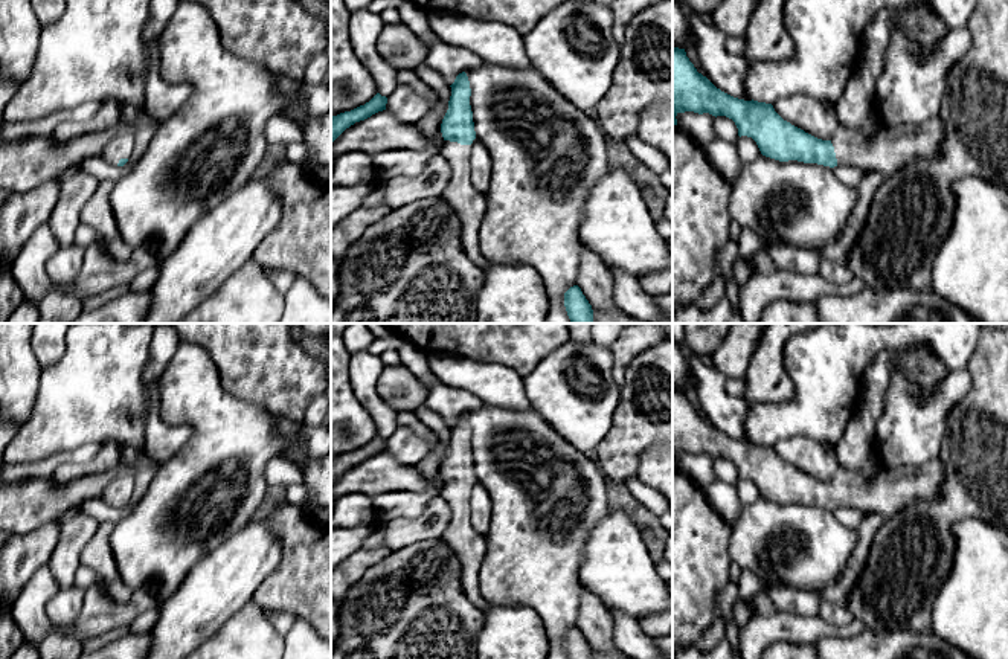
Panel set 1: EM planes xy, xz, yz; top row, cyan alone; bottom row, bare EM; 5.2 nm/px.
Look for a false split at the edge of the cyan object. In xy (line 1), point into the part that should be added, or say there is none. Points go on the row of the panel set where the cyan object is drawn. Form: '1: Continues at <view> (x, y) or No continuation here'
1: Continues at xy (122, 139)

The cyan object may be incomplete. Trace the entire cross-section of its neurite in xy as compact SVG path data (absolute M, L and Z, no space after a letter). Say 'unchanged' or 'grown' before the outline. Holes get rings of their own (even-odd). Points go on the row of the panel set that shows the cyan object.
grown; M119 128L113 133L110 143L114 143L114 149L108 149L107 146L101 153L101 157L110 163L124 166L130 159L130 151L133 148L133 134L124 128Z

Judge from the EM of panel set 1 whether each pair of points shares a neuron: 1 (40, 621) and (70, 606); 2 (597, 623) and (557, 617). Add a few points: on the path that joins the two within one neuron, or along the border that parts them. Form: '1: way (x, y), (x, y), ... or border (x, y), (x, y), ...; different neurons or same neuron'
1: border (55, 581), (46, 615), (72, 629); different neurons
2: border (581, 585), (580, 613), (575, 626); different neurons

